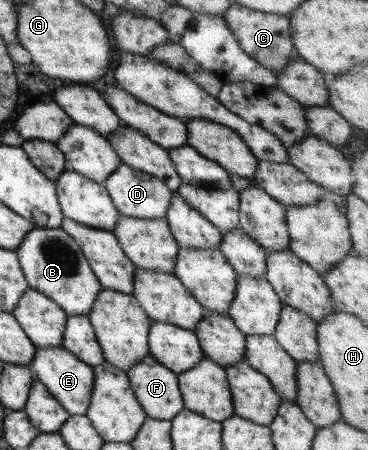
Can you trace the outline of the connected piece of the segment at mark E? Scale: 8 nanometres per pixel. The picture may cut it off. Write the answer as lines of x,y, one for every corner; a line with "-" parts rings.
61,346
36,349
29,366
34,378
38,379
38,382
46,387
46,390
69,415
77,414
82,416
86,414
94,386
93,367
79,361
76,356
61,348

